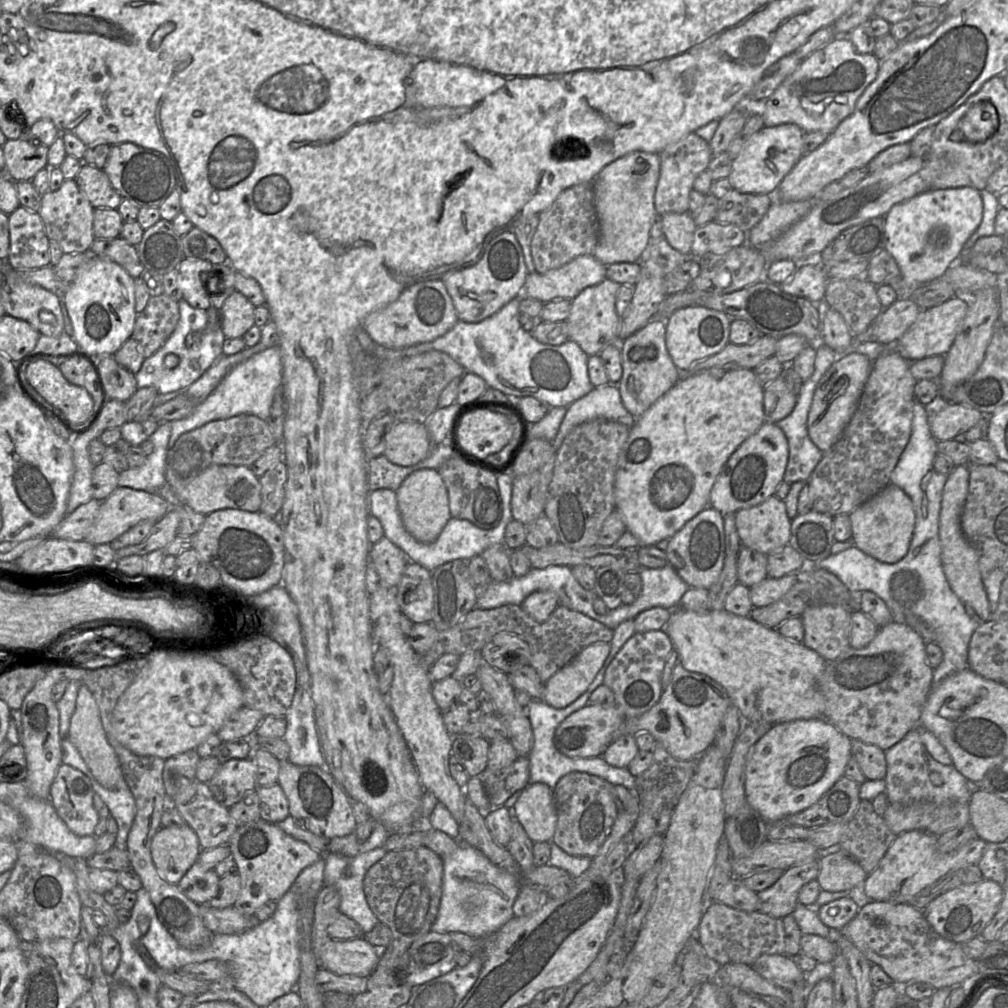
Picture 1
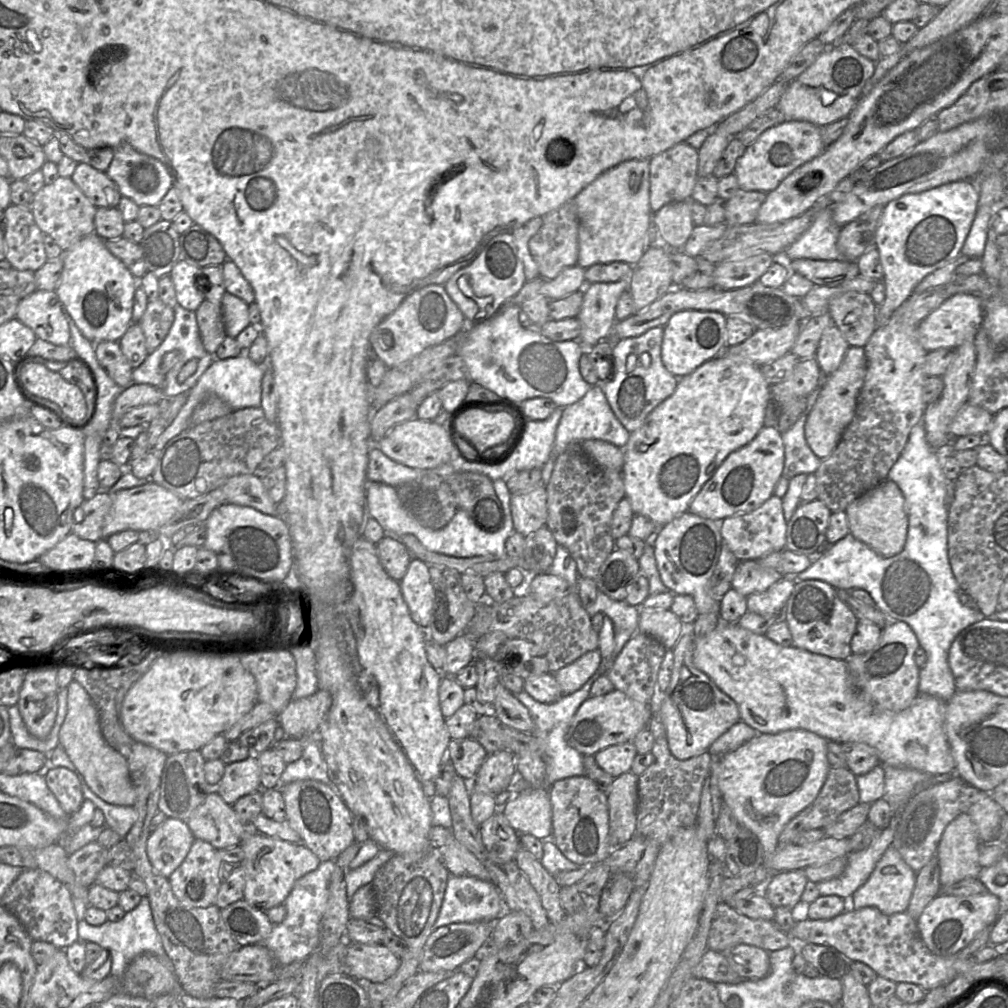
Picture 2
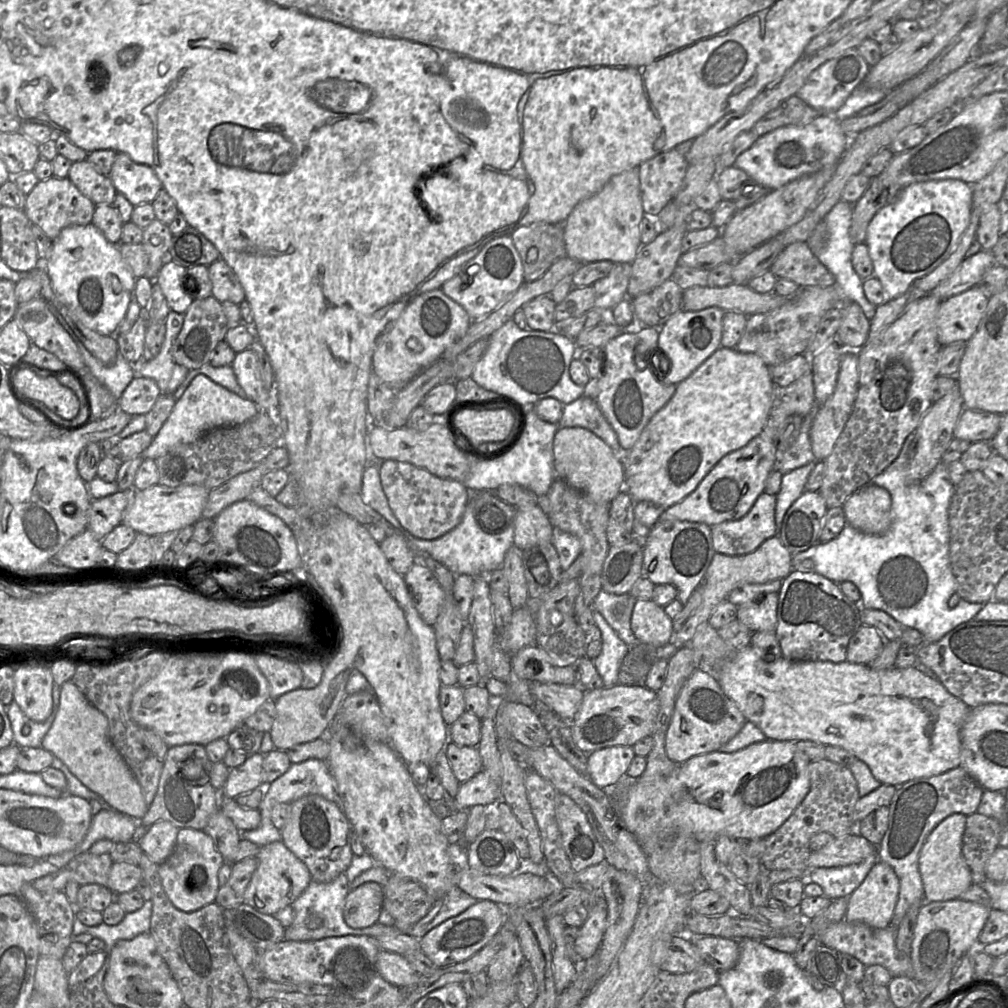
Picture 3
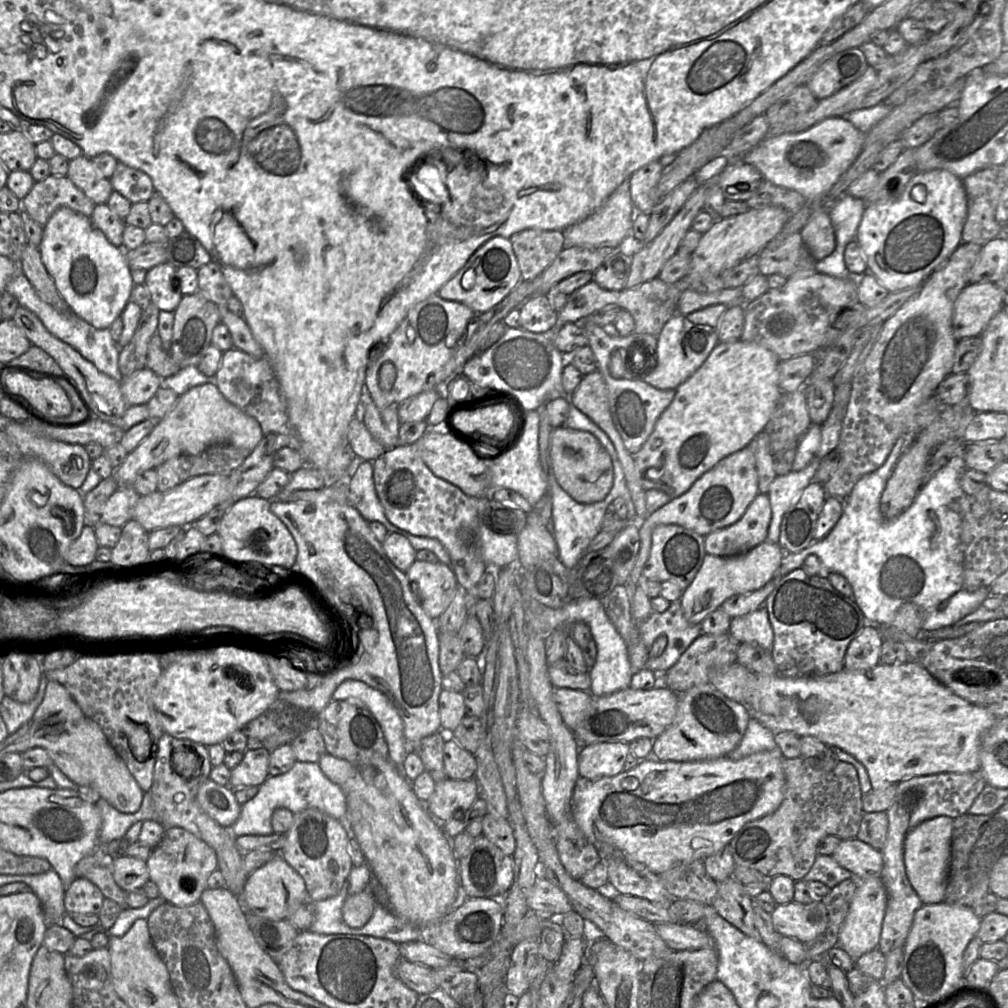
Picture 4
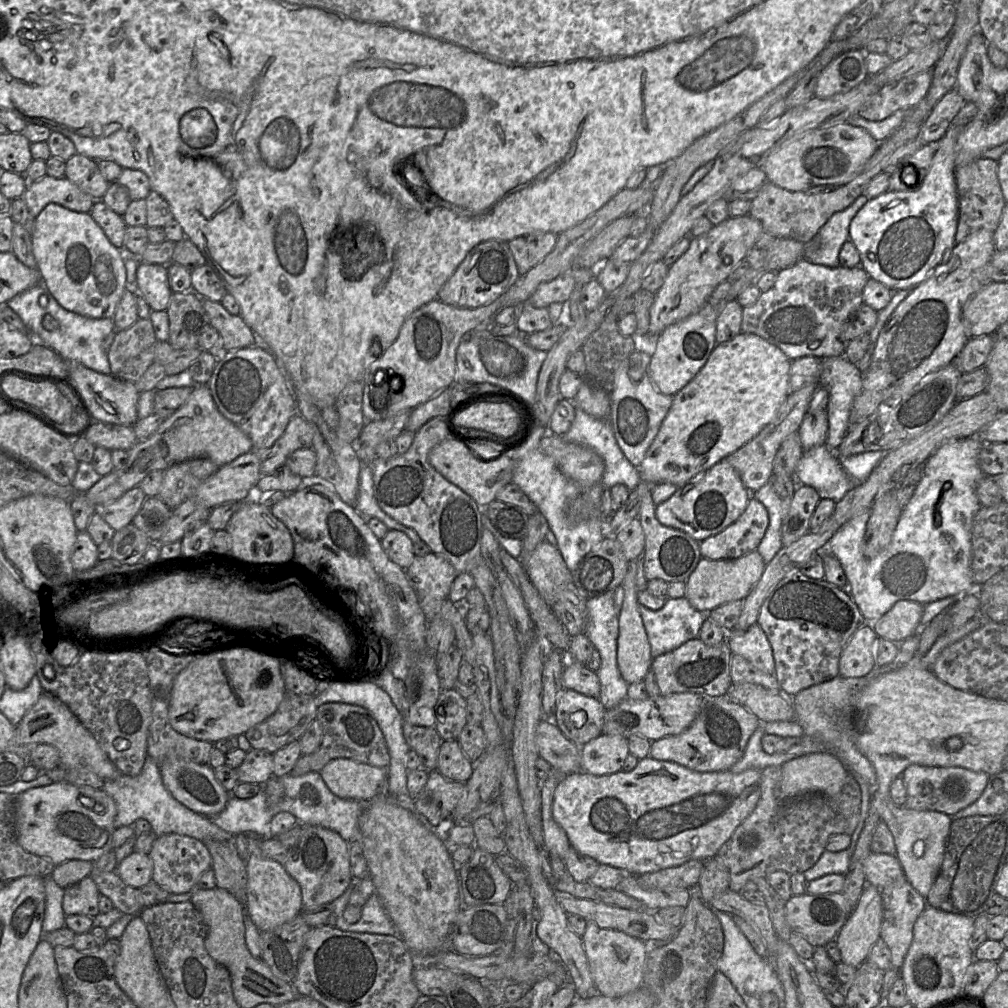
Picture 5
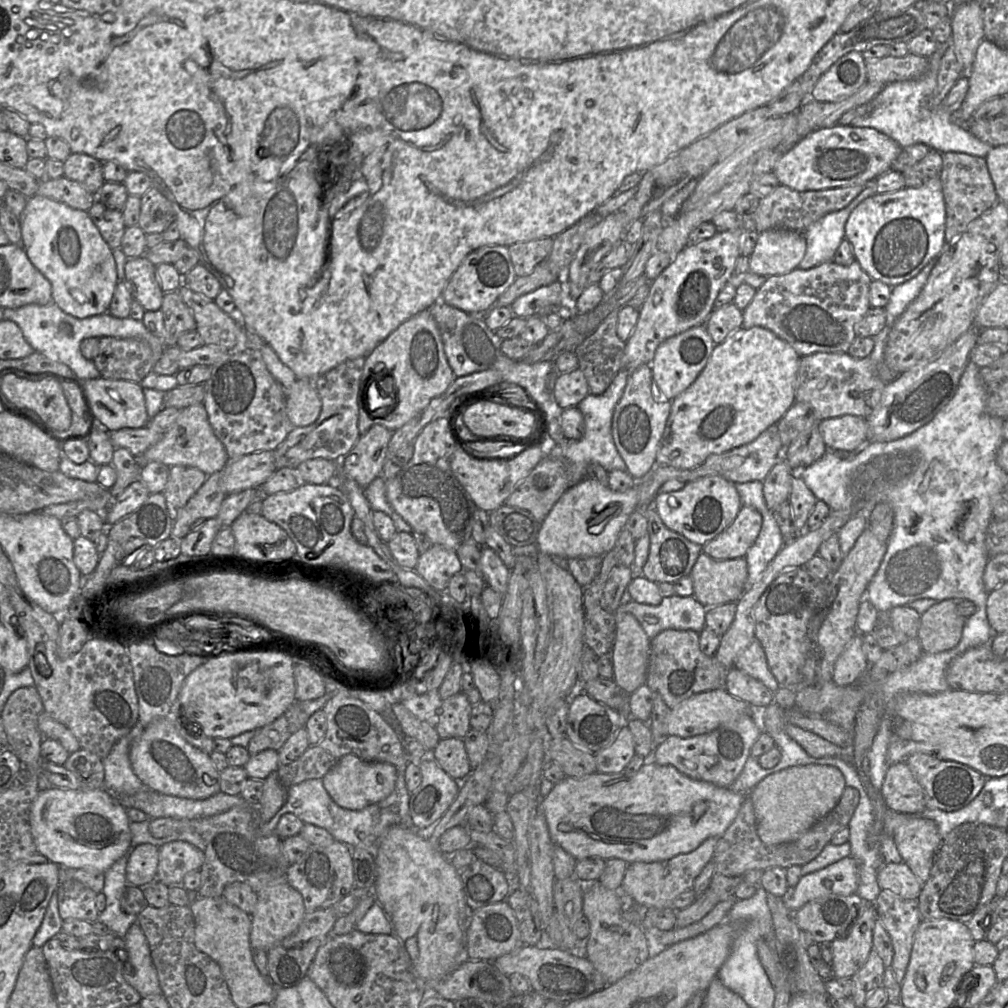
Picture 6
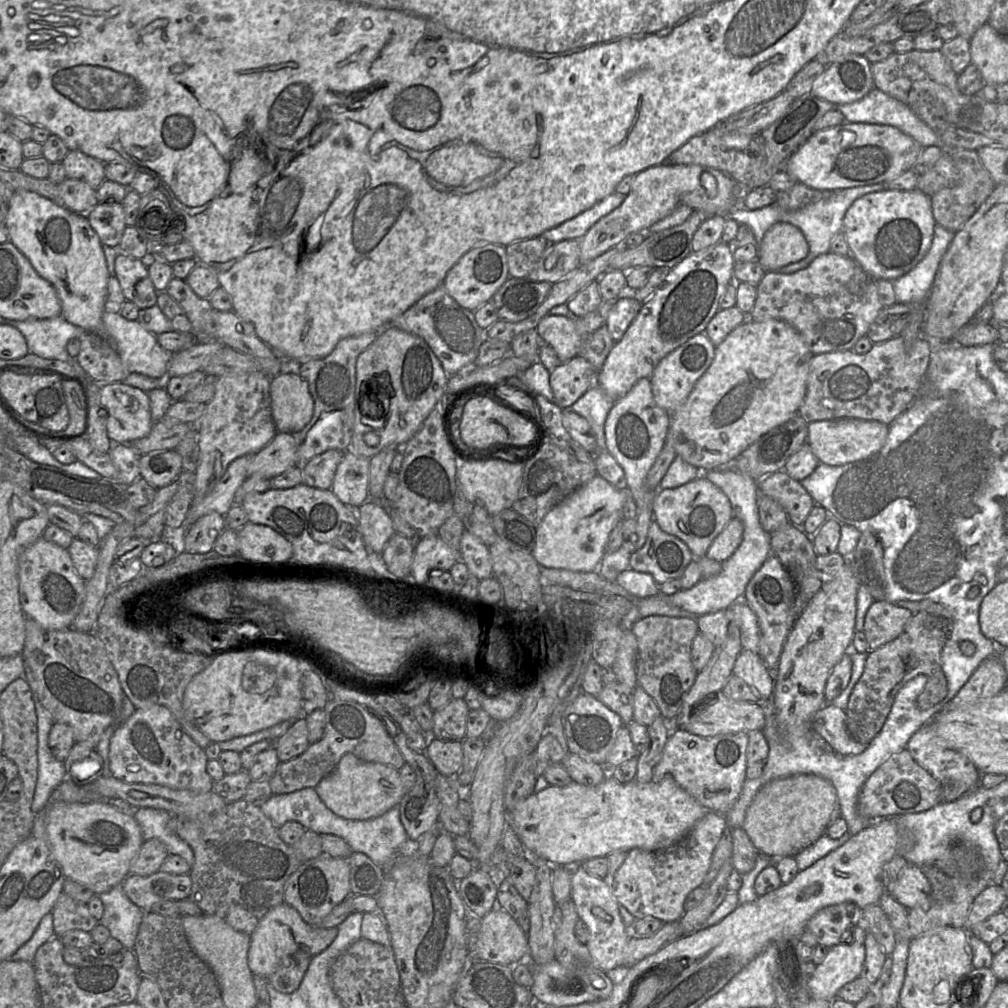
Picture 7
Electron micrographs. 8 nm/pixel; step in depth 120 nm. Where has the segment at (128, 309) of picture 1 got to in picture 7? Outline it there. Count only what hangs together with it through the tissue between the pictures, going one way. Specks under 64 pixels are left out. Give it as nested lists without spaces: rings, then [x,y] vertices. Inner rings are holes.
[[[16,190],[7,204],[8,214],[4,227],[9,241],[29,260],[34,270],[50,282],[61,304],[61,315],[69,323],[105,339],[117,351],[117,344],[104,327],[102,315],[107,296],[109,272],[102,243],[90,226],[87,214],[78,214],[30,191]]]

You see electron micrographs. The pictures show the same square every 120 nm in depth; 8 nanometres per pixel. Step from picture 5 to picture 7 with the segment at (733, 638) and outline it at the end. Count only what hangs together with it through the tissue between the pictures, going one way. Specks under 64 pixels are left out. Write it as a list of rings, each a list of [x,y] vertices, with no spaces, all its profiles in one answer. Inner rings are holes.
[[[742,650],[737,657],[732,674],[744,680],[762,701],[770,701],[774,692],[774,674],[758,653]]]

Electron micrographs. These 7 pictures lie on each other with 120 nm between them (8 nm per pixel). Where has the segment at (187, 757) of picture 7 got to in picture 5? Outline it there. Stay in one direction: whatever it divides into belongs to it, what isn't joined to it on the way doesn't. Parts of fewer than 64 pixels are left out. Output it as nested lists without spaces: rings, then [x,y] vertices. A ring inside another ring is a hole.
[[[166,755],[159,765],[162,782],[169,793],[192,811],[213,817],[221,813],[231,796],[217,781],[214,769],[208,764],[197,764],[179,755]]]

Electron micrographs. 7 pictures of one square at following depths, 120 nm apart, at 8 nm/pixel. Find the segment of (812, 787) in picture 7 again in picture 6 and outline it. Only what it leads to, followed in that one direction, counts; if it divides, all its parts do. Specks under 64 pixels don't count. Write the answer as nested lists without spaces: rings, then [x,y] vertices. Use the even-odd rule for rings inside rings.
[[[830,765],[792,766],[768,775],[748,794],[753,803],[756,831],[760,840],[766,845],[779,845],[799,839],[837,805],[845,787],[845,779],[841,771]]]

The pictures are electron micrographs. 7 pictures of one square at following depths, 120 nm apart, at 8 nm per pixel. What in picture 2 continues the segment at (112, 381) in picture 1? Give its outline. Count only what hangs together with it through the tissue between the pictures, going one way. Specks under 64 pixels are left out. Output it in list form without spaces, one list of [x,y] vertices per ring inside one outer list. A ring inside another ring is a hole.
[[[101,341],[94,343],[94,352],[98,363],[116,384],[126,388],[133,383],[133,368],[122,353],[119,342]]]

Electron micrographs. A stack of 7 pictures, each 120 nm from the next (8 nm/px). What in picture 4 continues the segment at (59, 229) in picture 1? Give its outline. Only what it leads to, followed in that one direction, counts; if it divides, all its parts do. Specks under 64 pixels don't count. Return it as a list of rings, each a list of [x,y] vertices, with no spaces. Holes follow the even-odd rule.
[[[50,174],[45,179],[35,182],[21,200],[21,209],[42,227],[60,207],[68,207],[90,217],[94,206],[95,203],[76,187],[67,175]]]

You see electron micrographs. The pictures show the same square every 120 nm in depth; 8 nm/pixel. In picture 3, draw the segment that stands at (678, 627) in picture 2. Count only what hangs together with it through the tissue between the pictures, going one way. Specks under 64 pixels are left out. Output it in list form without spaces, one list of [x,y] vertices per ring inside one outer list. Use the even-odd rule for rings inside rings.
[[[637,599],[631,616],[631,629],[638,642],[649,648],[669,644],[673,635],[673,620],[664,607],[652,599]]]

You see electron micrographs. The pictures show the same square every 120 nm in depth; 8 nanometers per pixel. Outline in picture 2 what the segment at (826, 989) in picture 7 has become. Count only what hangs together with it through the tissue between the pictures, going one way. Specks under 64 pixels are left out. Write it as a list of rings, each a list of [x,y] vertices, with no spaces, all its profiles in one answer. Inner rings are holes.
[[[890,845],[875,865],[867,881],[852,894],[854,909],[875,907],[885,915],[905,912],[915,882],[916,873],[905,863],[899,852]]]

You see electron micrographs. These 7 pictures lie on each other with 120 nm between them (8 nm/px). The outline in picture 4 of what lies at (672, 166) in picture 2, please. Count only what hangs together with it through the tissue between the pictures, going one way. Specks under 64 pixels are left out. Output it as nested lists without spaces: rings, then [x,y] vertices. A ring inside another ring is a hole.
[[[653,161],[635,171],[629,178],[631,199],[636,212],[650,215],[656,205],[656,186],[663,171],[659,161]]]

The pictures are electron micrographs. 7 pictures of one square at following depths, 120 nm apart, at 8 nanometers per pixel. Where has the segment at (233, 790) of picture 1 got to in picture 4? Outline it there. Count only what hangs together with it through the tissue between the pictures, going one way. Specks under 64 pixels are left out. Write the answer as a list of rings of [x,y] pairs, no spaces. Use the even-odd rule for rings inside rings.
[[[265,748],[246,750],[242,761],[231,770],[230,787],[244,789],[259,787],[269,777],[269,755]]]

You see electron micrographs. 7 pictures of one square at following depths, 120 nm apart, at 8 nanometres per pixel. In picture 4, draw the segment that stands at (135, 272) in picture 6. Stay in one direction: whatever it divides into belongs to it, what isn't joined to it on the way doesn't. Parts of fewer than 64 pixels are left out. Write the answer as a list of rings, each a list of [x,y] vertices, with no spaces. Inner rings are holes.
[[[169,262],[158,264],[146,272],[144,284],[150,293],[150,301],[160,311],[174,312],[183,297],[175,274],[176,267]]]

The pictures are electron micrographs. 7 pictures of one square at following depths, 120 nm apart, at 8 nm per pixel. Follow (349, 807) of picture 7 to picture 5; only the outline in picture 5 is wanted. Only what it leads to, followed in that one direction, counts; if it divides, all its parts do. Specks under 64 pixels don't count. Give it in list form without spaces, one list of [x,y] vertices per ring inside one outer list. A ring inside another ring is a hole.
[[[347,758],[331,760],[319,772],[337,797],[368,802],[385,789],[387,769]]]

